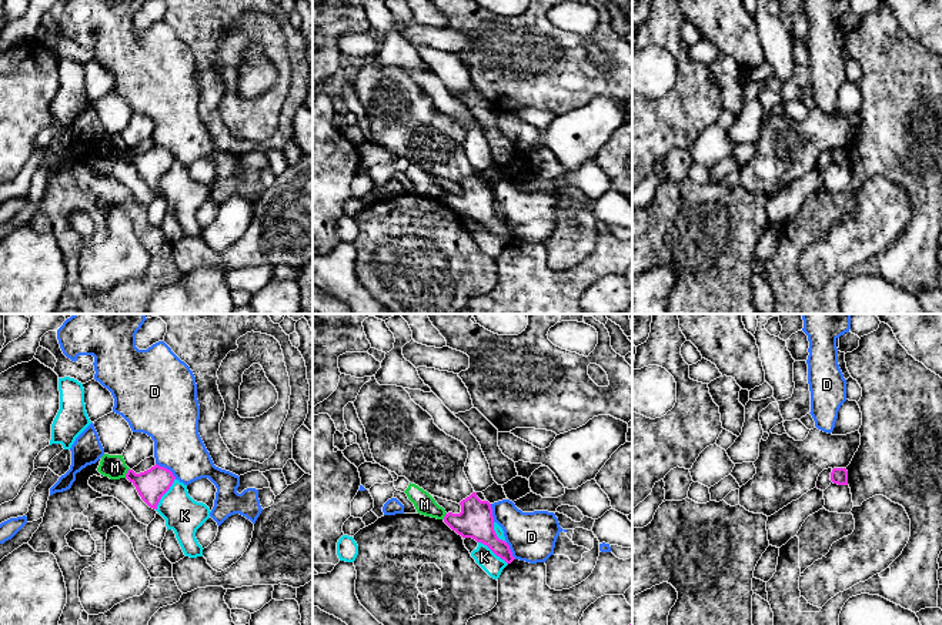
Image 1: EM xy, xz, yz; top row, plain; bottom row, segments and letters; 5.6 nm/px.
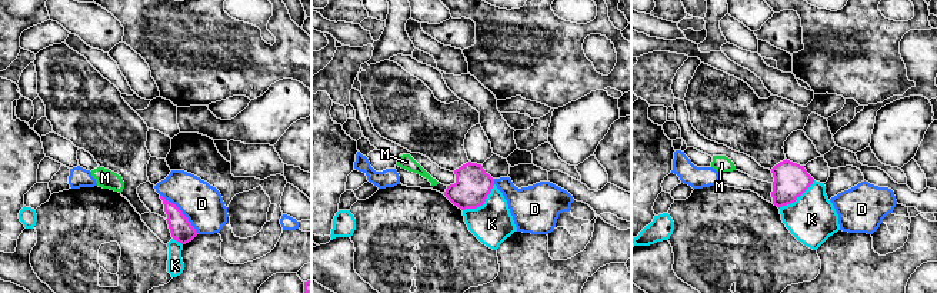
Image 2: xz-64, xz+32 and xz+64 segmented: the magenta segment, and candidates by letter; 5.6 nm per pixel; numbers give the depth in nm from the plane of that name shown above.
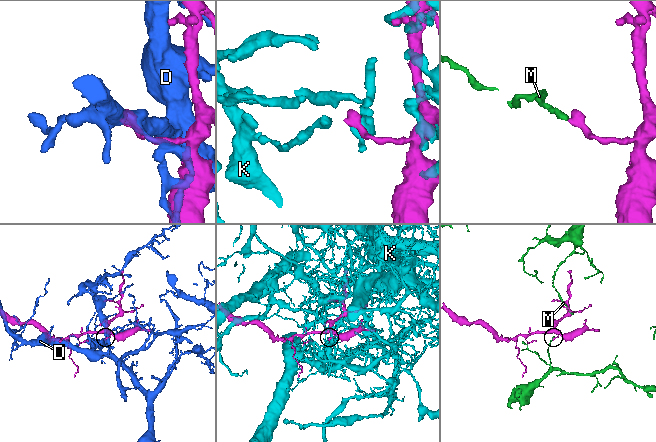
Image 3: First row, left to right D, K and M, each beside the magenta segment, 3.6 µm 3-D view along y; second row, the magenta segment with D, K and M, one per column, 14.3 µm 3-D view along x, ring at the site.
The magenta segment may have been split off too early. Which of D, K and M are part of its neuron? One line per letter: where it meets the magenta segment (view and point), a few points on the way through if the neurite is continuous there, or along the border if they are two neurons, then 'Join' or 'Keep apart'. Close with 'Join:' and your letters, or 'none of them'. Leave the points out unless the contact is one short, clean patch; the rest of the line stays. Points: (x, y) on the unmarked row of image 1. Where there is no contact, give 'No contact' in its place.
D: Touches magenta at xy (166, 149). Keep apart
K: Touches magenta at xy (164, 173). Keep apart
M: Touches magenta at xy (127, 153). Boundary: xy (129, 149), (124, 157). Keep apart
Join: none of them

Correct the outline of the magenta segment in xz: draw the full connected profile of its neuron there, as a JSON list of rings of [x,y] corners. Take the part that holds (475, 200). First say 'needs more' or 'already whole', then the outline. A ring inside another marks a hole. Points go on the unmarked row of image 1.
already whole | [[[477,173],[460,183],[461,193],[448,193],[444,203],[462,218],[472,218],[487,225],[497,237],[511,244],[515,238],[510,225],[500,220],[494,211],[492,188],[488,181],[481,181]]]

